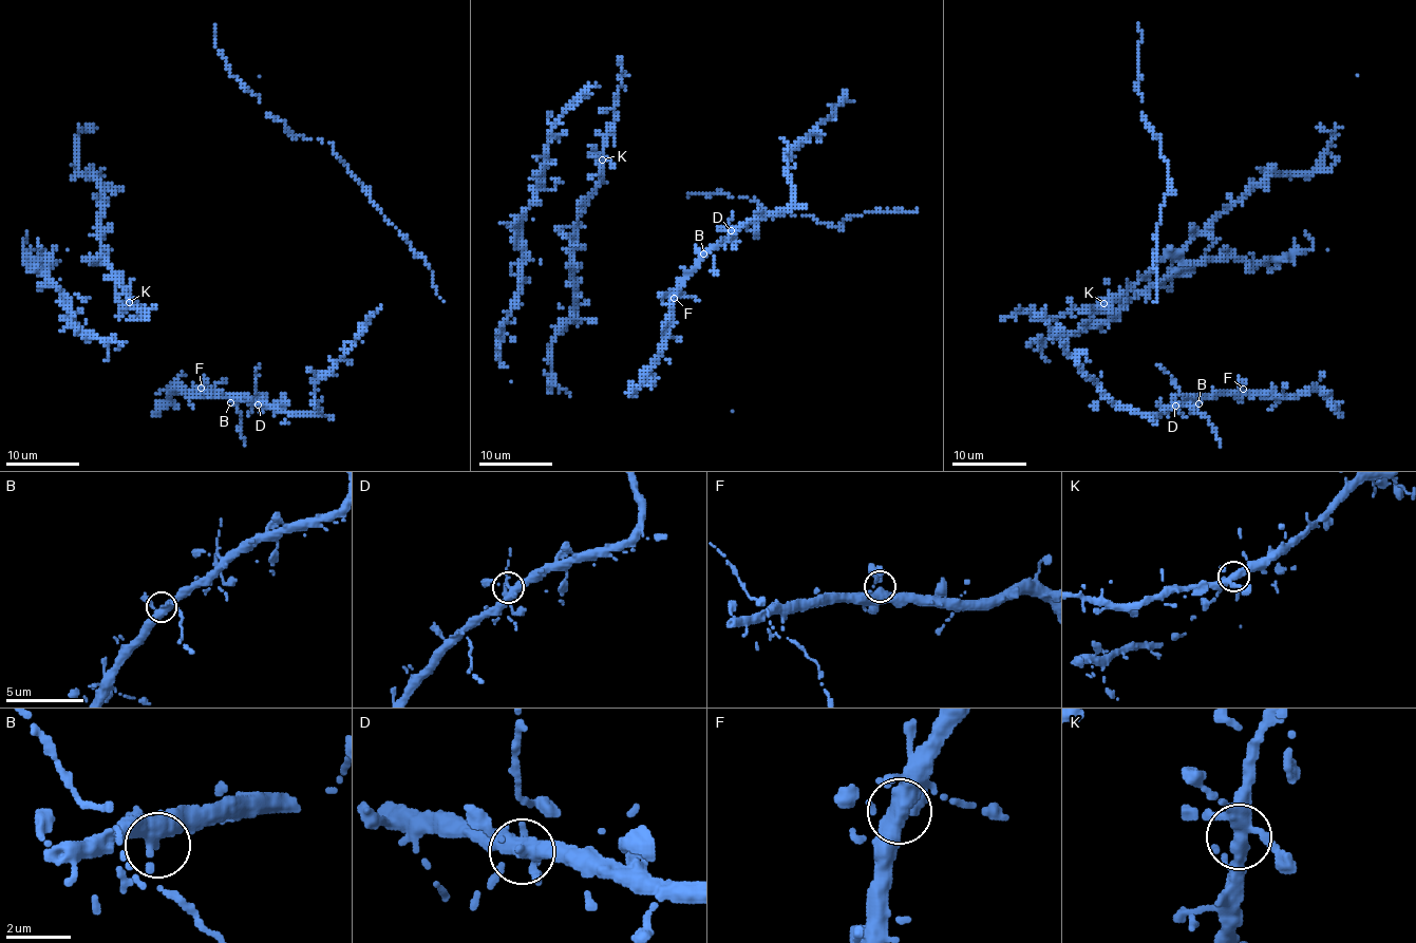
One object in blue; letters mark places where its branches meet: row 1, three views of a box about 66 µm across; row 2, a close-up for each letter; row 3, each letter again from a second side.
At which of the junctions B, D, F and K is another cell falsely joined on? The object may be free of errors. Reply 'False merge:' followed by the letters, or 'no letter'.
False merge: no letter

